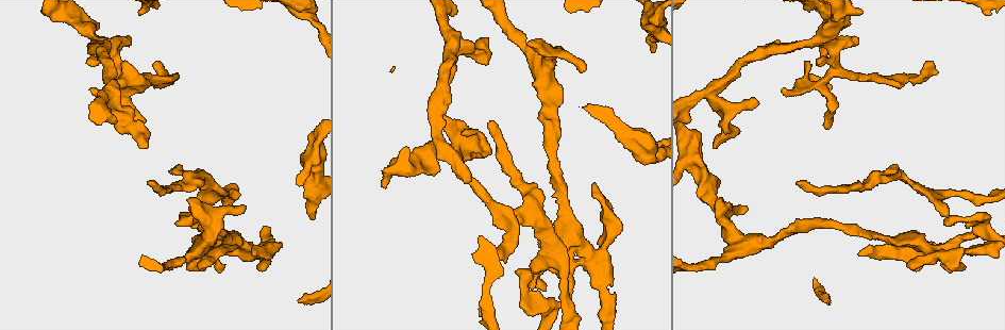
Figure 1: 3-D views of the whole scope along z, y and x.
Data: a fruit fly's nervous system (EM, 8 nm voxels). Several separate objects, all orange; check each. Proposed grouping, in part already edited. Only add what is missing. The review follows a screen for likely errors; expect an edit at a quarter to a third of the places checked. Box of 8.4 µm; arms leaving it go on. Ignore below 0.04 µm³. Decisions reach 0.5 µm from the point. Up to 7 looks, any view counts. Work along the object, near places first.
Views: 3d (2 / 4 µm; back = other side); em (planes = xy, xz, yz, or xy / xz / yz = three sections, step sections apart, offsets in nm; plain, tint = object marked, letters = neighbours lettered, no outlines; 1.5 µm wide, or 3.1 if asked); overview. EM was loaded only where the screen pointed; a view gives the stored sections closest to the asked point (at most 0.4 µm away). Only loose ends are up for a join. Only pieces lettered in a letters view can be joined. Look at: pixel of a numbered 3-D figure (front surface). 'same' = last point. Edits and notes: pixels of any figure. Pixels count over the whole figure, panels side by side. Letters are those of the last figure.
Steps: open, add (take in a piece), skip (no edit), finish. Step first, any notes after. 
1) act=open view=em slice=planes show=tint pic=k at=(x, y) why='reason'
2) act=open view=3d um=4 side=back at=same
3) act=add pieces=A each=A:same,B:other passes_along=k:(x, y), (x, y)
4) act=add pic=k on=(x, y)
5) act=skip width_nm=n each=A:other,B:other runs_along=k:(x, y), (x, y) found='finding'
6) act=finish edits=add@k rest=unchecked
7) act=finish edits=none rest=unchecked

act=open view=3d um=4 pic=1 at=(782, 90)

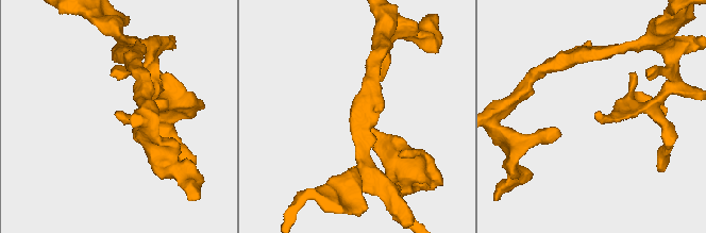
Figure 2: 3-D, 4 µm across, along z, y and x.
act=open view=em slice=xy step=8 show=tint pic=2 at=(117, 112)

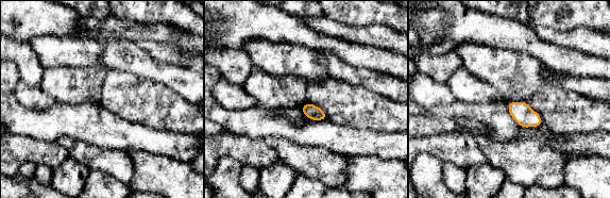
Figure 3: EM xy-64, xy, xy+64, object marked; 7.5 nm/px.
act=open view=em slice=planes show=letters at=same why='another direction'

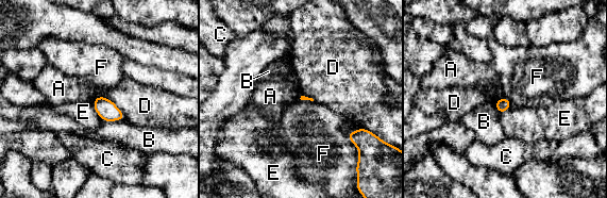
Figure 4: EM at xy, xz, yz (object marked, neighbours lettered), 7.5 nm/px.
act=skip each=A:other,B:other,C:other,D:other,E:other,F:other border=4:(359, 127), (348, 133), (357, 147) found='no lettered piece goes on from it'

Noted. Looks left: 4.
act=open view=em slice=yz step=8 show=tint pic=1 at=(313, 215) why='an open end'

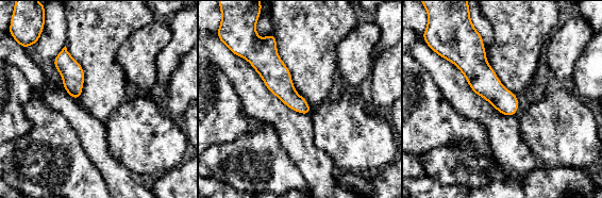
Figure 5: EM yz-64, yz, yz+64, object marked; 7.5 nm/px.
act=open view=em slice=planes show=letters at=same why='another direction'

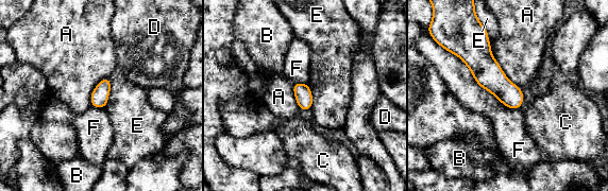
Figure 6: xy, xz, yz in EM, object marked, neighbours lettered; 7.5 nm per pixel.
act=skip each=A:other,B:other,C:other,D:other,E:other,F:other runs_along=6:(476, 41), (487, 73), (517, 106) found='no lettered piece goes on from it'

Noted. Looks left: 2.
act=open view=em slice=planes show=letters pic=1 at=(827, 129) why='free end'

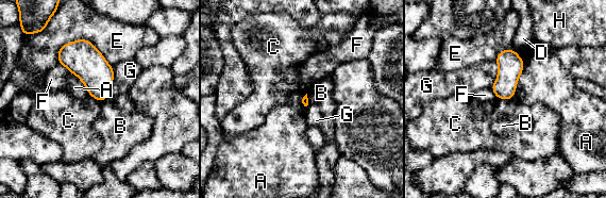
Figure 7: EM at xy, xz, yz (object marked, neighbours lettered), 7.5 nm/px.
act=skip longest_contact=E:440nm each=A:other,B:other,C:other,D:other,E:other,F:other,G:other,H:other border=7:(497, 97), (503, 99), (512, 98) found='no lettered piece goes on from it'

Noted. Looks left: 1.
act=finish edits=none rest=unchecked

